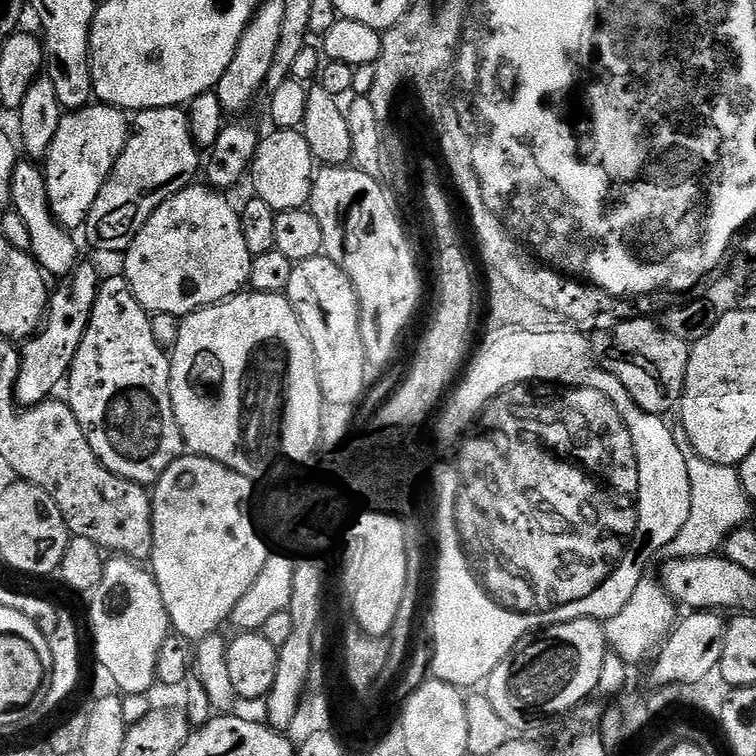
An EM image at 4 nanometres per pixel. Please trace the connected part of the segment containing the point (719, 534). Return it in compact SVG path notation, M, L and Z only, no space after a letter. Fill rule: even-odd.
M675 425L672 433L677 449L686 461L687 473L690 474L690 516L682 530L663 548L661 555L668 560L715 555L723 547L725 538L749 521L752 502L742 489L739 471L735 467L702 459L691 445L683 425Z

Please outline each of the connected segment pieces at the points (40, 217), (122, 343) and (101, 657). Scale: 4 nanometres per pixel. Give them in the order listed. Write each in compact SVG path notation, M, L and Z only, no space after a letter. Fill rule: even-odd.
M27 158L17 159L14 166L14 178L10 178L10 196L12 198L11 207L18 214L22 214L22 219L26 221L26 226L30 230L30 255L32 259L49 277L67 278L71 276L81 259L80 252L76 249L75 238L72 237L75 235L69 229L63 228L50 210L43 167Z
M122 274L109 280L107 277L100 285L82 346L78 346L78 354L74 354L72 369L66 377L66 402L102 466L135 484L155 485L161 474L186 452L170 398L171 369L169 353L154 338L152 316L140 305L138 298L134 298L128 280Z
M119 554L113 555L105 563L102 582L98 582L89 600L92 600L88 604L88 620L92 623L92 644L96 647L95 663L110 670L124 696L148 696L152 684L157 683L158 650L162 650L162 642L166 642L170 635L168 611L162 602L162 594L156 585L155 576L141 561L130 560L127 556Z

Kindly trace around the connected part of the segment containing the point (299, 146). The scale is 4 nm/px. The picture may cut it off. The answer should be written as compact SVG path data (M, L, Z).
M276 128L260 141L252 159L250 181L255 199L267 202L276 212L305 207L312 199L312 182L317 171L317 161L312 159L310 142L303 131L295 128Z

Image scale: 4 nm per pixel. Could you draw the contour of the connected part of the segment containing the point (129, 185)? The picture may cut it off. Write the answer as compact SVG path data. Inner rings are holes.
M183 107L145 108L144 111L135 113L130 128L131 132L126 146L122 150L110 178L102 186L102 194L98 194L98 198L94 198L94 206L82 229L83 235L88 235L89 246L97 248L100 252L117 252L117 254L127 252L130 242L134 242L138 230L142 230L142 226L146 226L150 214L154 214L154 210L158 210L158 206L162 202L166 202L183 188L189 187L197 179L196 171L199 168L201 171L202 168L202 152L192 140L188 113Z

